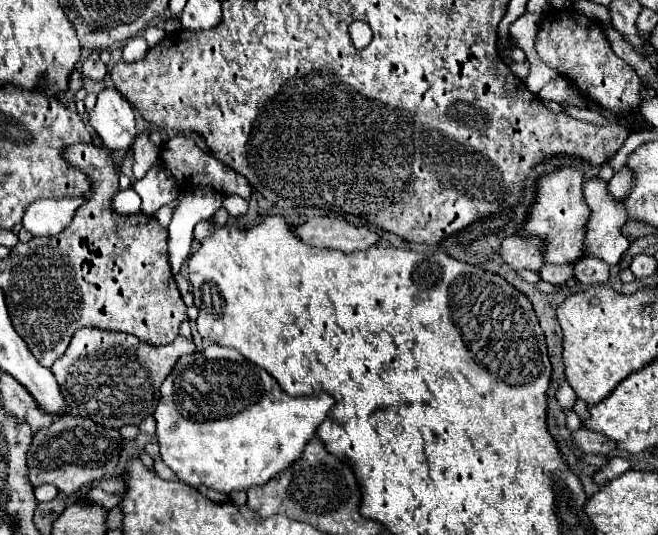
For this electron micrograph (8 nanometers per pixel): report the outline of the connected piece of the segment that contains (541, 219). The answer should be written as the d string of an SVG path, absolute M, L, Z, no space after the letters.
M562 167L538 181L538 197L530 207L530 217L520 229L520 235L538 235L546 239L544 257L548 263L574 263L582 257L582 241L586 233L586 221L590 219L590 209L582 193L584 175L574 167Z

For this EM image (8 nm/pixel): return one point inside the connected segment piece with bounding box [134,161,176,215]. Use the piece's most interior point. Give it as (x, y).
(156, 188)

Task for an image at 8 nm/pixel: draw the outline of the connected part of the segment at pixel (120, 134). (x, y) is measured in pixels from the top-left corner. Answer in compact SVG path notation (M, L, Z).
M104 87L98 93L98 103L90 115L90 125L108 149L130 151L134 141L134 111L124 95L114 87Z

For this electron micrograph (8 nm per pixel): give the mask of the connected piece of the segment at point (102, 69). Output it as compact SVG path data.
M88 59L84 65L82 65L82 71L86 77L90 79L96 79L96 81L102 81L104 75L106 75L106 65L102 61L92 61Z

